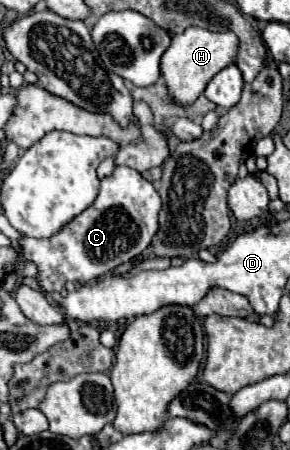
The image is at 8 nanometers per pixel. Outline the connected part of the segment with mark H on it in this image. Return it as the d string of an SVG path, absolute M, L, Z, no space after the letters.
M189 27L181 35L175 35L167 53L163 53L161 61L161 75L167 85L167 93L171 101L177 105L193 105L197 97L205 91L207 83L215 73L223 67L231 65L237 55L237 35L227 33L213 33L201 27Z

